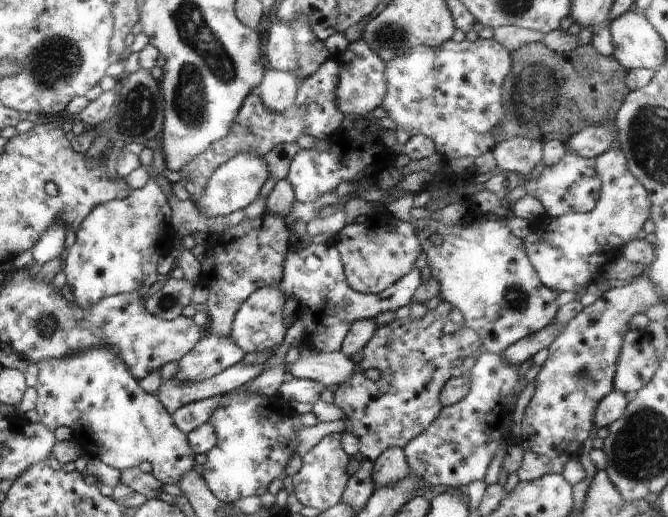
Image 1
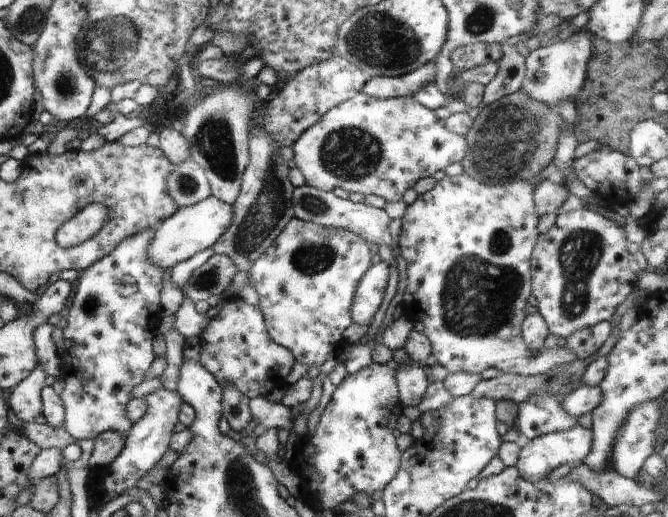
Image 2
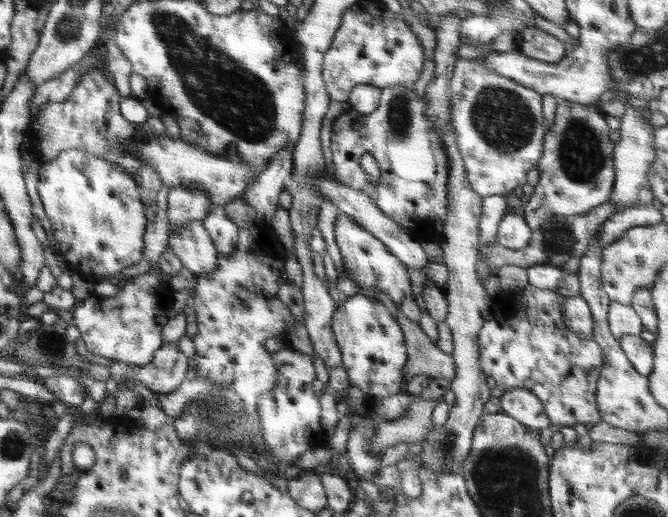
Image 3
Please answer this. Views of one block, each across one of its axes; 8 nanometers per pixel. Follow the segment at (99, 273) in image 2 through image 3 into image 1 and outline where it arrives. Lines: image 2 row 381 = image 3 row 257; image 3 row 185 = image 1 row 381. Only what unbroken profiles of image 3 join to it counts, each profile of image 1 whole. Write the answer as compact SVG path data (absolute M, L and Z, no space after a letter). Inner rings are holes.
M90 348L76 352L72 356L48 358L37 363L38 384L36 412L40 423L54 431L60 426L71 428L80 452L87 459L98 458L109 467L126 470L138 467L142 462L150 462L152 474L164 484L178 484L188 470L194 468L195 454L184 434L176 425L164 405L151 394L146 394L138 381L128 370L128 366L118 356L118 350L112 348Z

